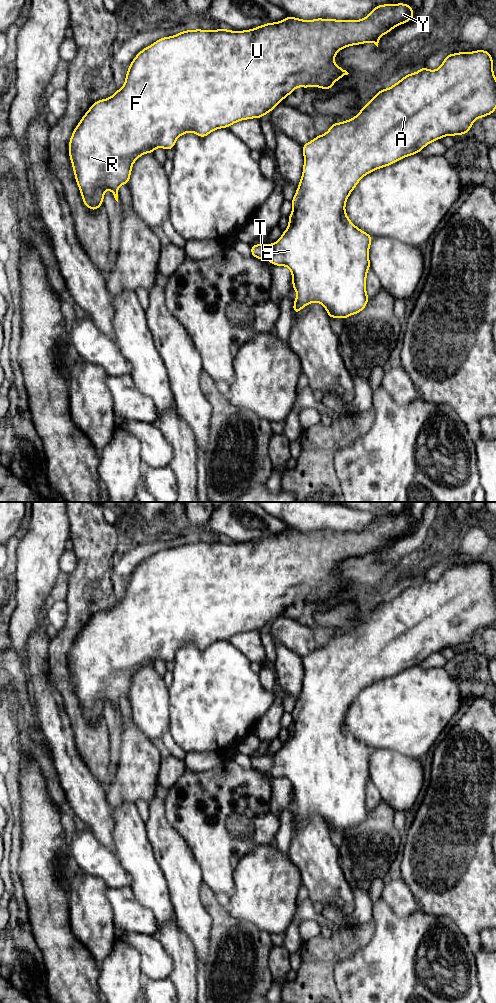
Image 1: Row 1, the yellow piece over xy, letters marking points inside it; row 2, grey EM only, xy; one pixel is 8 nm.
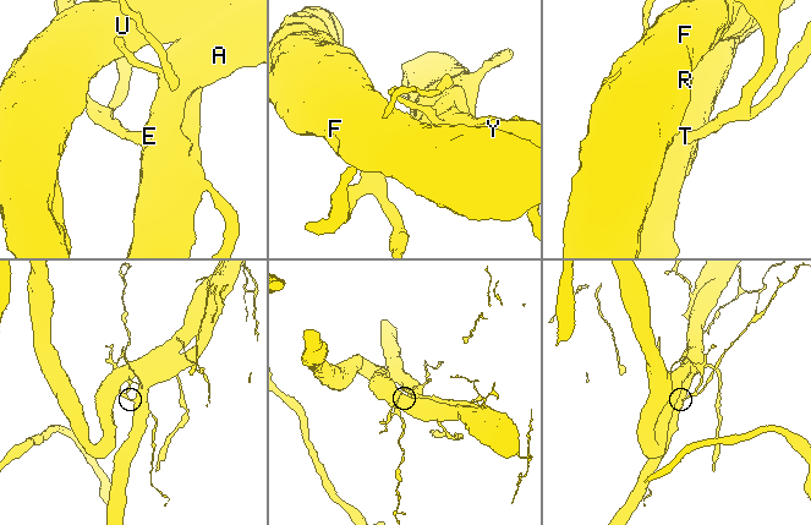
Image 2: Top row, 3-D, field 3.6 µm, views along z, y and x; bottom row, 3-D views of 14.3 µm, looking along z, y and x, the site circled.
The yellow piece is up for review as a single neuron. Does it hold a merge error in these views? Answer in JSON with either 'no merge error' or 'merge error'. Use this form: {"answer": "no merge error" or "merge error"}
{"answer": "no merge error"}

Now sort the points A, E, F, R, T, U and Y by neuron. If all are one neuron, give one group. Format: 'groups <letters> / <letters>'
groups A E F R T U Y

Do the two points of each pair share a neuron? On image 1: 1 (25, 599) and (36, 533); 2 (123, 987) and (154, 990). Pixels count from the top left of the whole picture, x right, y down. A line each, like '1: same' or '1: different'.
1: same
2: different

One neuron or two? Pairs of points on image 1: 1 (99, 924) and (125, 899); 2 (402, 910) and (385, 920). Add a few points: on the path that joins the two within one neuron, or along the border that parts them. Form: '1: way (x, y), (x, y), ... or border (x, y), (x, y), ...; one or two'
1: border (106, 890), (113, 924), (117, 929); two
2: border (381, 897), (400, 917), (406, 917), (418, 910); two

